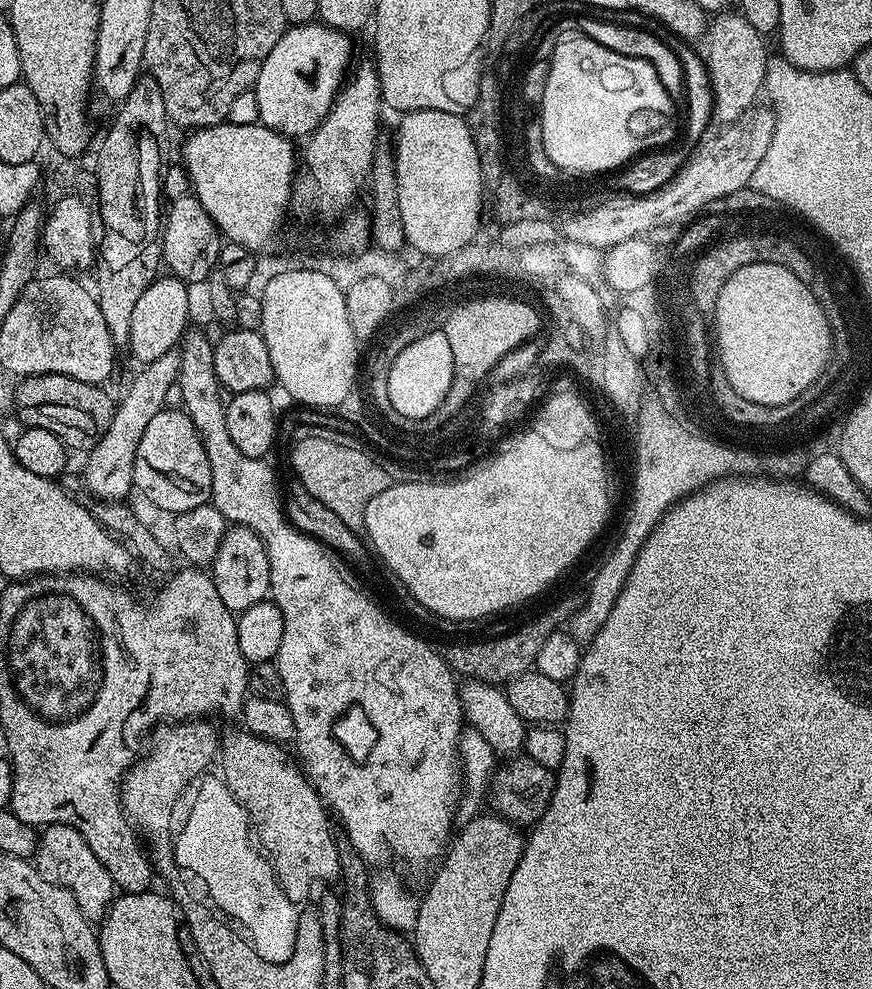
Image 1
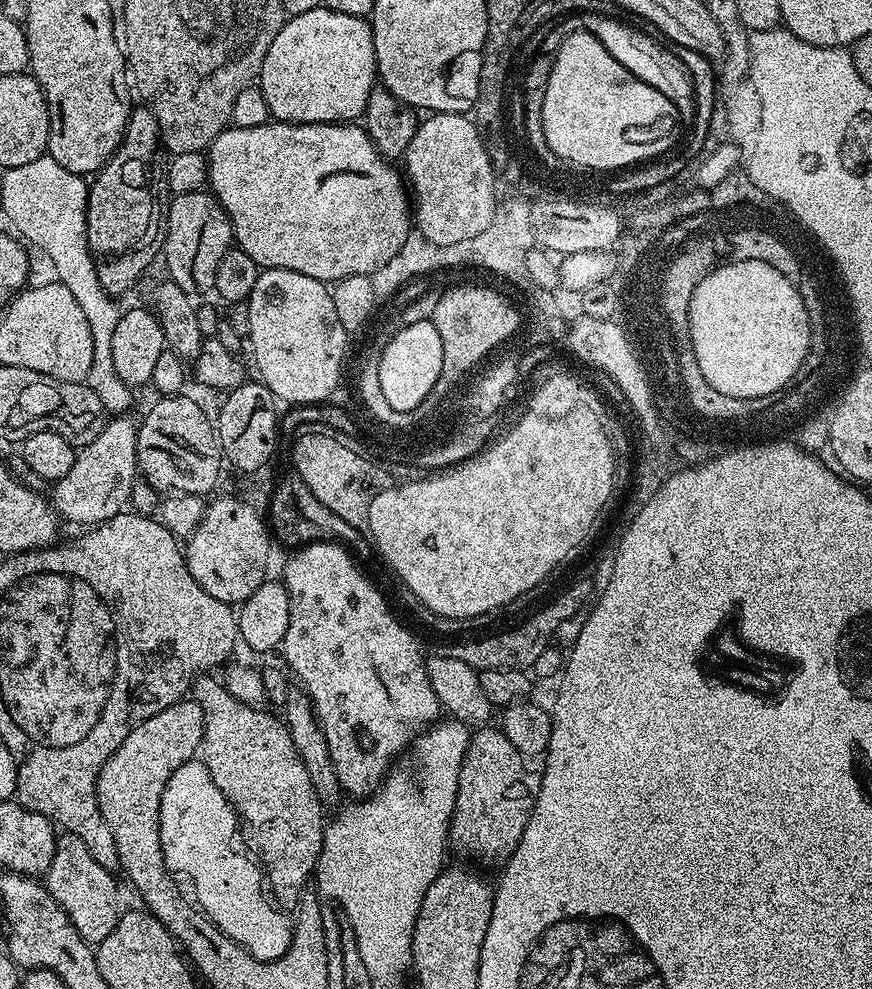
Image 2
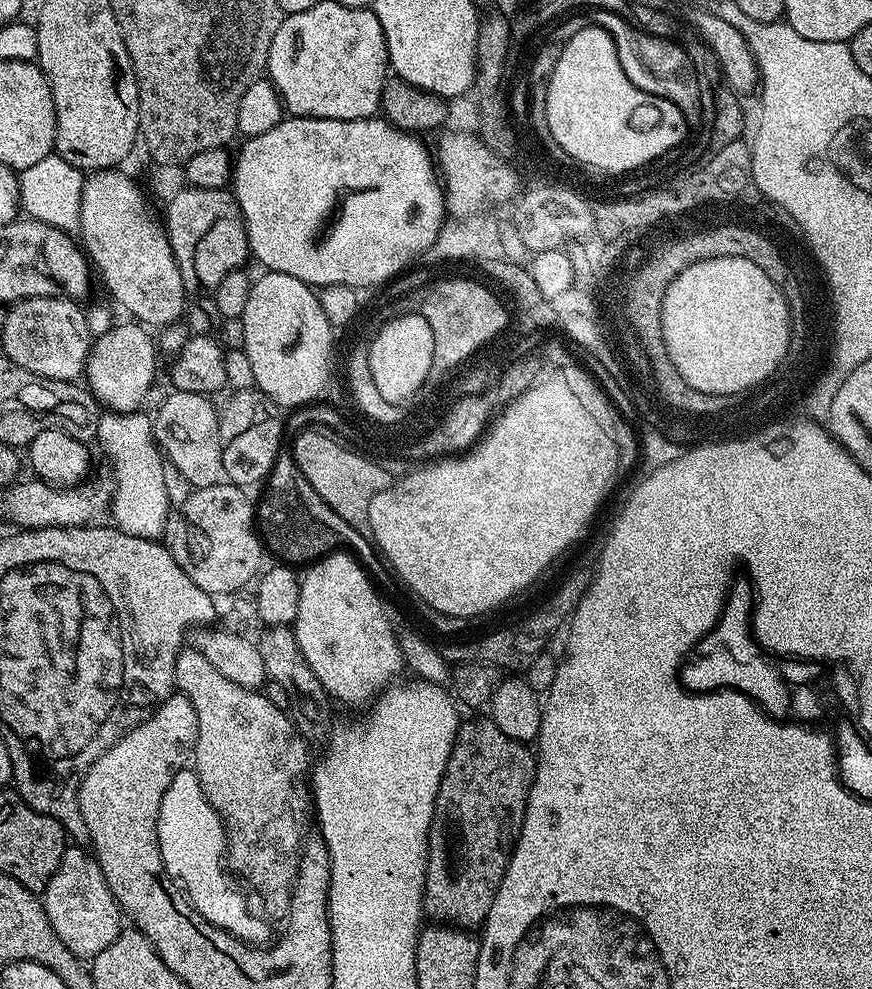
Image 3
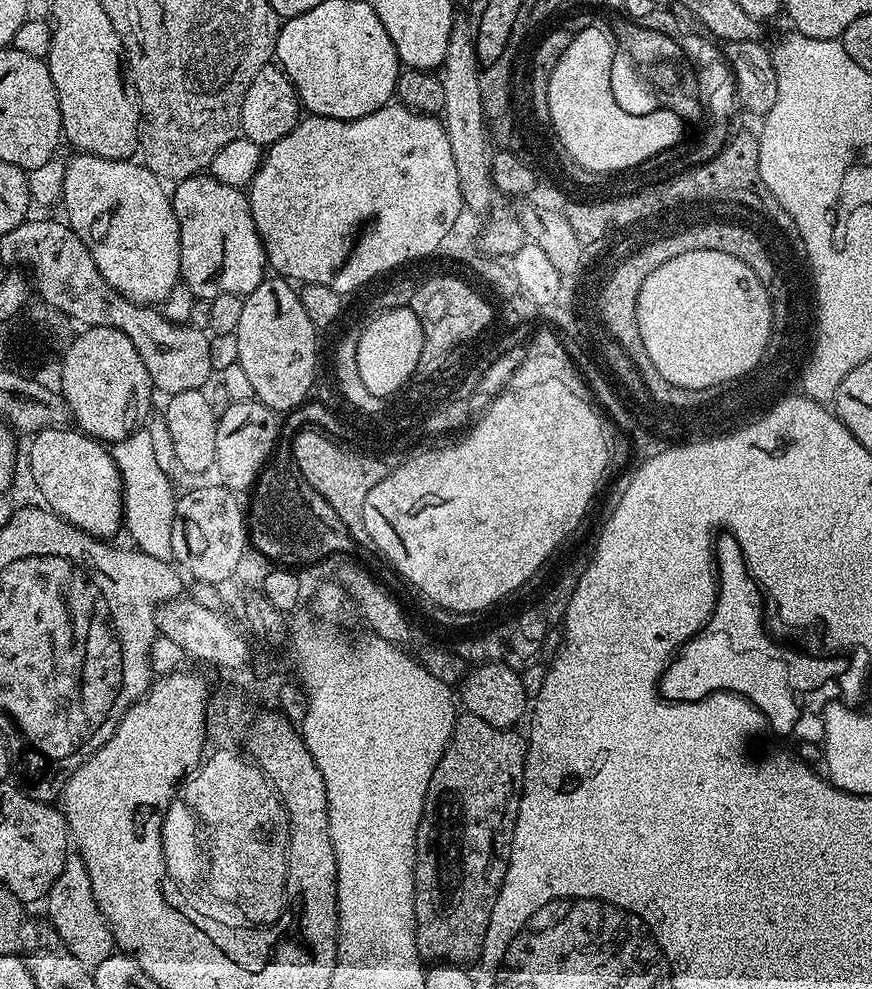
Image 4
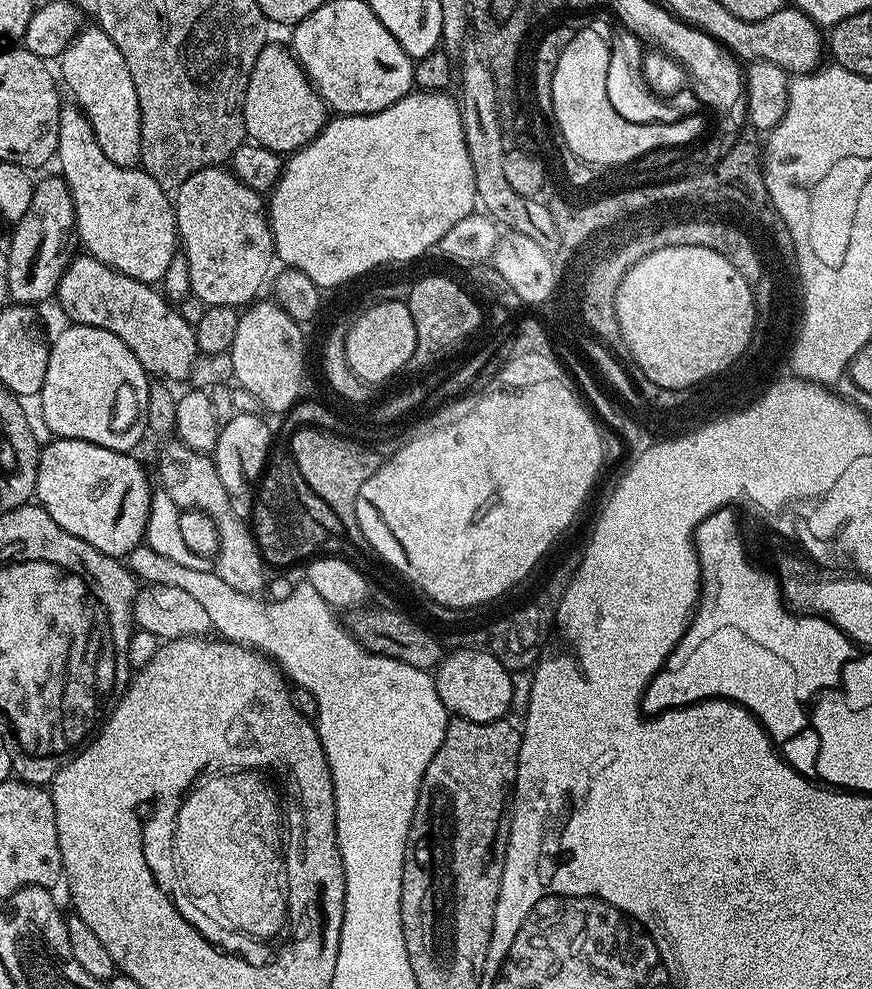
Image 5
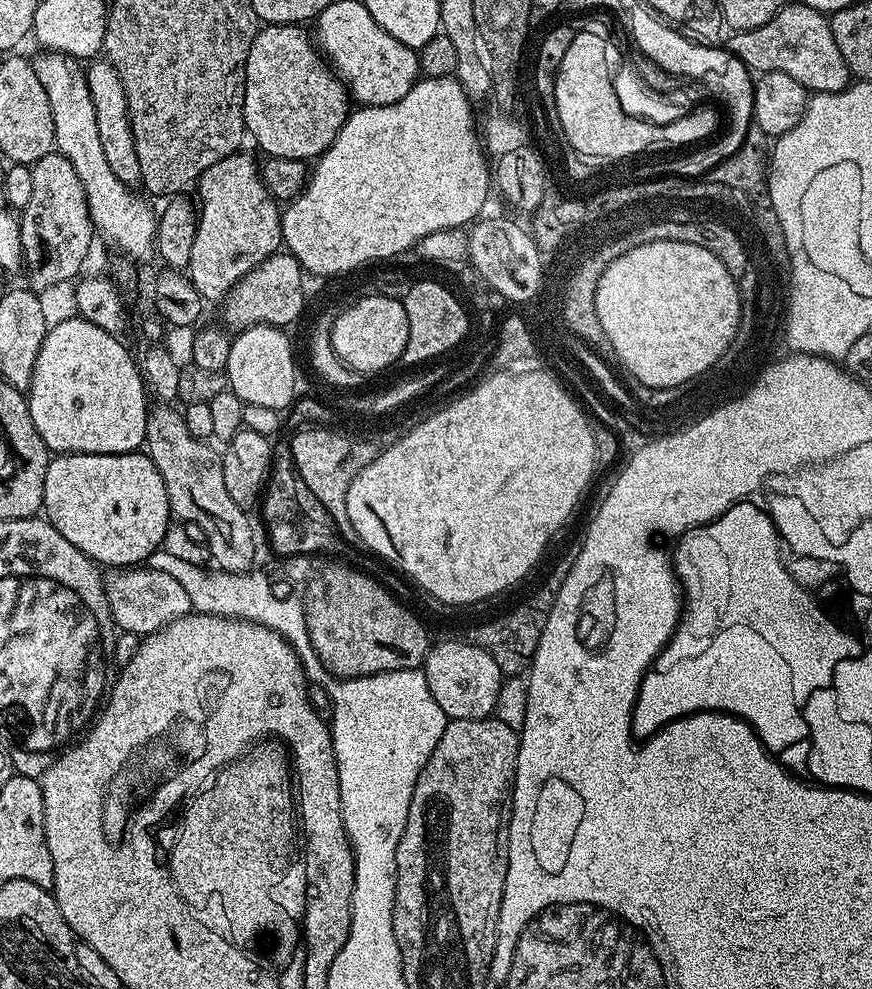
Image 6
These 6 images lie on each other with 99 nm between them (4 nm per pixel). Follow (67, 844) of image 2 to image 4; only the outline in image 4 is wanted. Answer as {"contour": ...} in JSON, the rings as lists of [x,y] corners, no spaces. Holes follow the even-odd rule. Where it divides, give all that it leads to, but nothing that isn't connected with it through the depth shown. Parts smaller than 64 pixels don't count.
{"contour":[[[79,854],[69,855],[64,864],[62,874],[50,886],[46,897],[48,904],[48,920],[51,931],[56,933],[65,952],[69,952],[78,962],[82,962],[85,968],[95,970],[106,958],[114,954],[116,939],[112,937],[112,928],[108,919],[102,914],[98,902],[94,898],[94,890],[90,886],[90,874],[82,862]]]}

